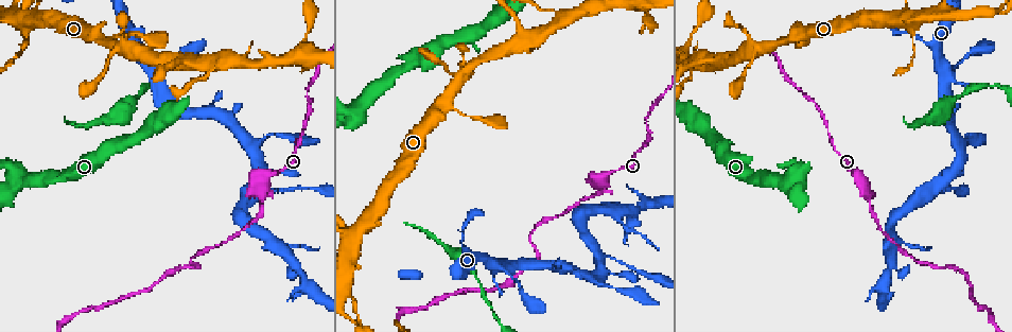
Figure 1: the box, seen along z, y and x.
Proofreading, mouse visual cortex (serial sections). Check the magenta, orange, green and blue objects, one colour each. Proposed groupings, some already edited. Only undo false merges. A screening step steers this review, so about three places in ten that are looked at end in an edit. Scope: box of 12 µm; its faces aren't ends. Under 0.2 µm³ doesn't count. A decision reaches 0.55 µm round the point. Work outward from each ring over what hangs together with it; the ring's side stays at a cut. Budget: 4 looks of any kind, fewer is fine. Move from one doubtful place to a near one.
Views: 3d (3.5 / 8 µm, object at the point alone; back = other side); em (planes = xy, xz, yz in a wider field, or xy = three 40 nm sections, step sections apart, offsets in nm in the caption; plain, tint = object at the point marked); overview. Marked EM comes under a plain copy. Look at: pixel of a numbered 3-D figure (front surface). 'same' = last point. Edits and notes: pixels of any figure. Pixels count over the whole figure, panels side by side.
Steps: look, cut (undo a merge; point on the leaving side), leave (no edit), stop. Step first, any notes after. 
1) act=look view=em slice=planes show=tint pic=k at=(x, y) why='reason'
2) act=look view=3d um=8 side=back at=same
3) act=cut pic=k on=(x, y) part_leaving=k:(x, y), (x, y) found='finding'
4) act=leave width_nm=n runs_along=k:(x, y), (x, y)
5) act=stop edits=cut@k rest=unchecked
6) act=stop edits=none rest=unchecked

act=look view=3d um=3.5 pic=1 at=(267, 177) why='thick turns thin'

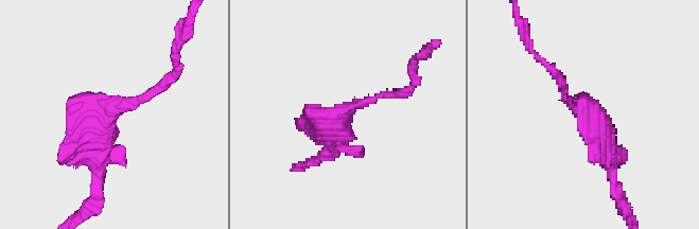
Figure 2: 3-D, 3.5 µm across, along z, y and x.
act=look view=em slice=xy step=5 show=tint pic=2 at=(346, 111) why='shape alone is not enough'

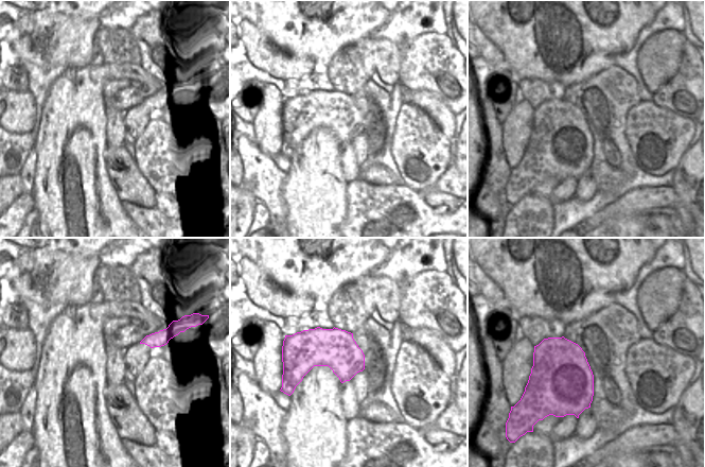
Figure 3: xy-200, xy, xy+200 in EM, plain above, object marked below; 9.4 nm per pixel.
act=leave found='one cell here'

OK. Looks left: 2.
act=look view=3d um=3.5 pic=1 at=(600, 258) why='sudden change in width'

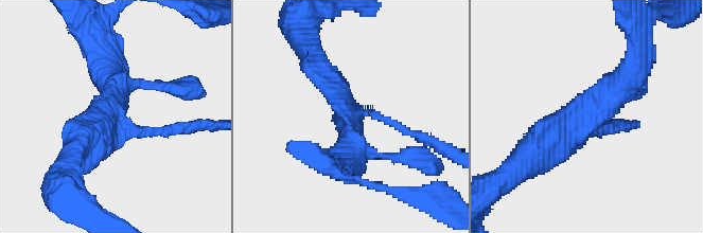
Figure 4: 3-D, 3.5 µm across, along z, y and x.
act=look view=em slice=xy step=5 show=tint pic=4 at=(108, 123) arms=3 arm_widths_nm=100,400,450

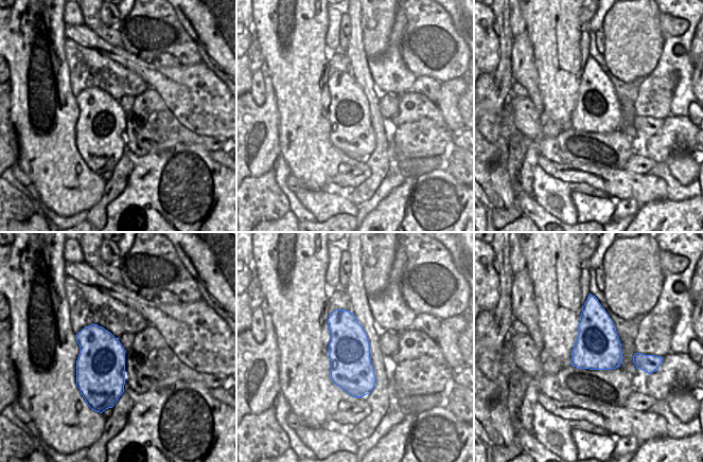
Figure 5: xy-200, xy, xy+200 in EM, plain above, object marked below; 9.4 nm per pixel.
act=leave runs_along=4:(633, 70), (586, 122), (532, 147) found='one cell here'

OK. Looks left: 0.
act=stop edits=none rest=unchecked

